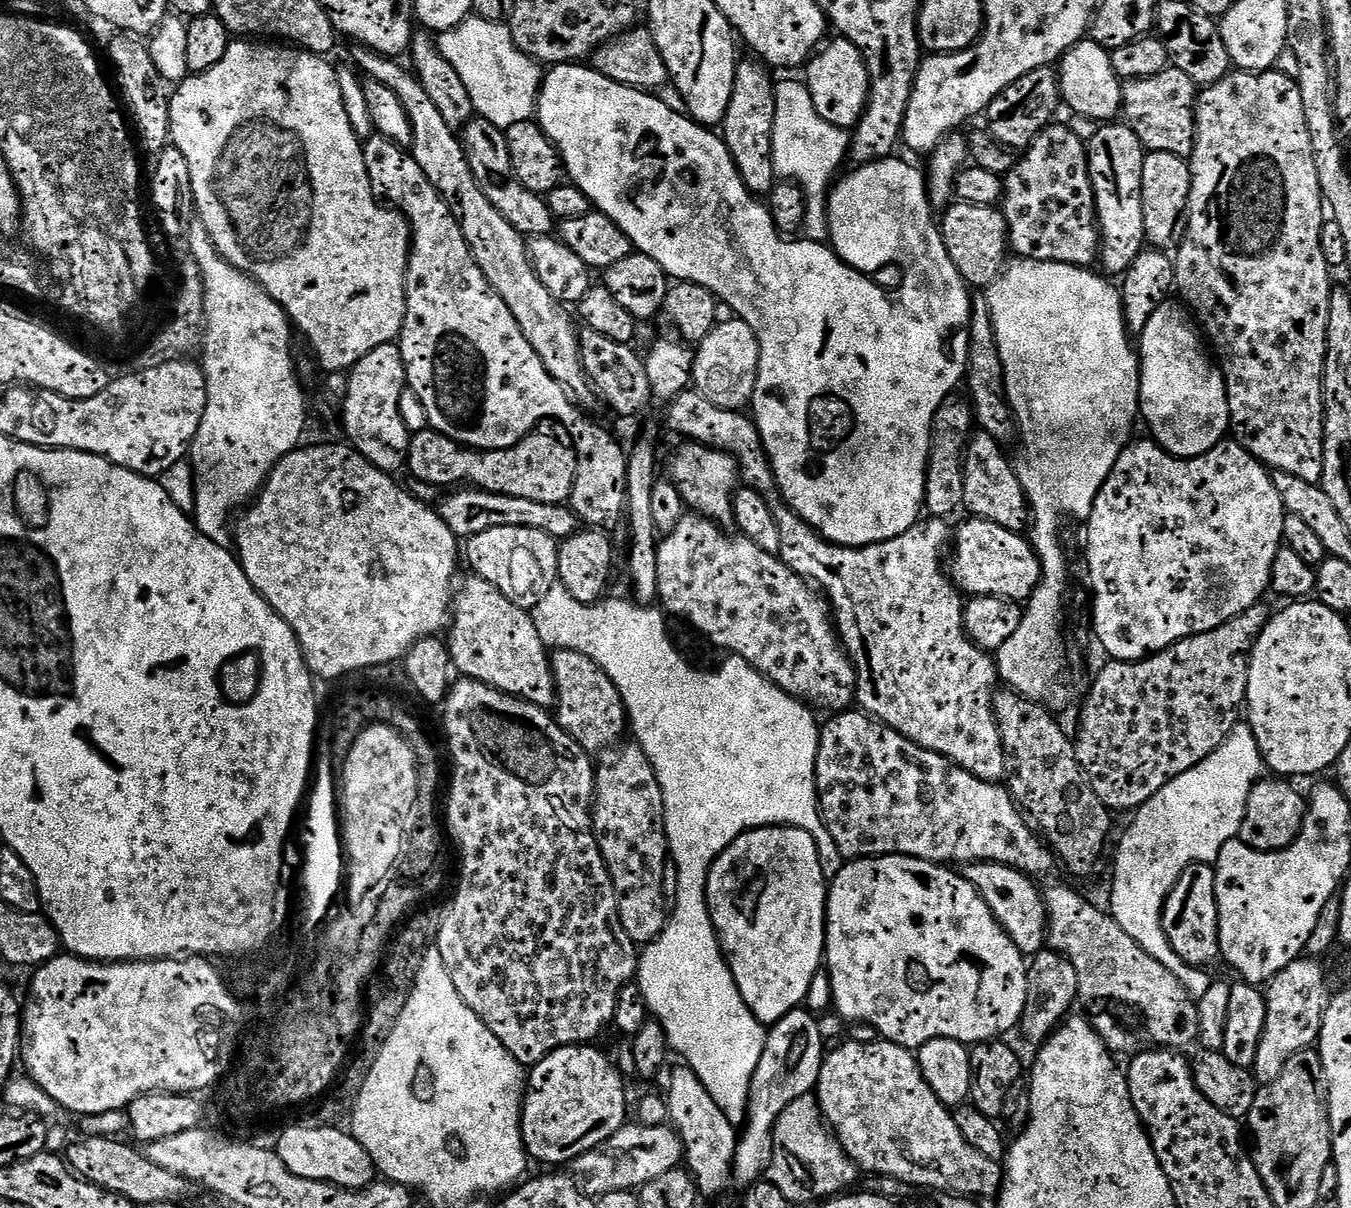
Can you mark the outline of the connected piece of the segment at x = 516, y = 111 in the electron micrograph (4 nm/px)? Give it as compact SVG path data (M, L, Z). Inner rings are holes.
M472 14L443 40L444 57L453 64L475 111L483 119L506 130L515 124L527 124L535 117L542 83L541 65L518 50L511 31L503 23Z

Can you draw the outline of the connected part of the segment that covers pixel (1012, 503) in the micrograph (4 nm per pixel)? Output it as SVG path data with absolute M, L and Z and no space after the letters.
M983 430L977 431L967 441L964 453L963 507L969 508L973 517L998 522L998 526L1008 528L1011 532L1020 532L1023 524L1025 527L1030 520L1028 495L1024 493L1024 484L1020 481L1017 469L1012 469L1000 444L1001 441L991 432Z

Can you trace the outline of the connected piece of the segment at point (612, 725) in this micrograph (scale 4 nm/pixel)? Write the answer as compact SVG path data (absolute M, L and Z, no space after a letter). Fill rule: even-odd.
M569 648L553 651L550 661L552 683L556 689L554 716L560 727L569 732L589 754L599 753L605 746L615 745L615 740L623 734L624 728L626 732L626 709L614 682L610 682L608 675L589 656Z

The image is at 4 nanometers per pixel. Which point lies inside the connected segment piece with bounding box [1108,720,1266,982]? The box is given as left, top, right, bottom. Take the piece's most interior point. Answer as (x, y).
(1187, 822)

